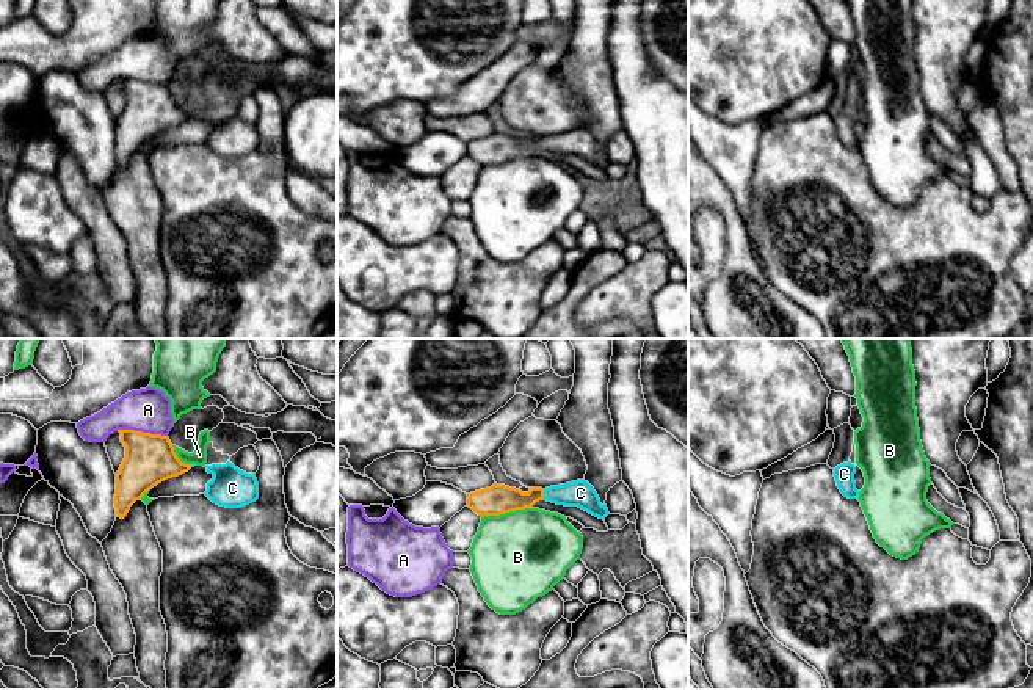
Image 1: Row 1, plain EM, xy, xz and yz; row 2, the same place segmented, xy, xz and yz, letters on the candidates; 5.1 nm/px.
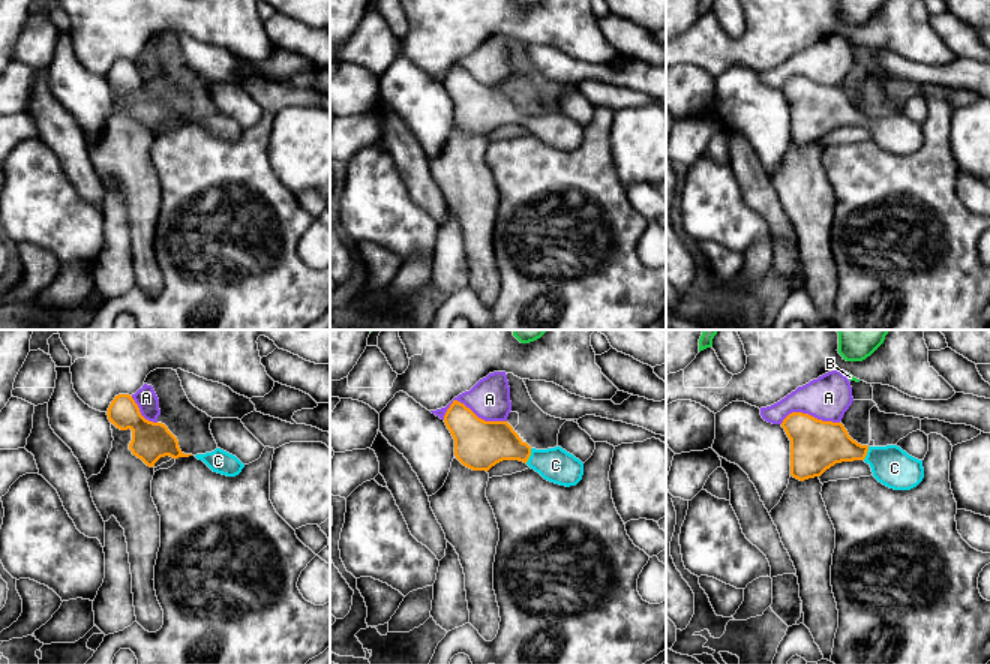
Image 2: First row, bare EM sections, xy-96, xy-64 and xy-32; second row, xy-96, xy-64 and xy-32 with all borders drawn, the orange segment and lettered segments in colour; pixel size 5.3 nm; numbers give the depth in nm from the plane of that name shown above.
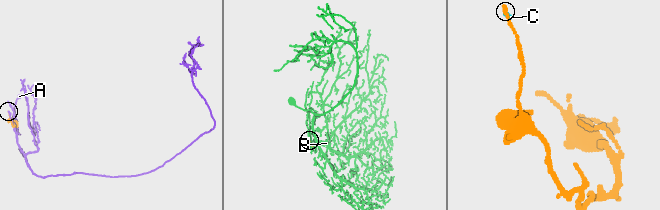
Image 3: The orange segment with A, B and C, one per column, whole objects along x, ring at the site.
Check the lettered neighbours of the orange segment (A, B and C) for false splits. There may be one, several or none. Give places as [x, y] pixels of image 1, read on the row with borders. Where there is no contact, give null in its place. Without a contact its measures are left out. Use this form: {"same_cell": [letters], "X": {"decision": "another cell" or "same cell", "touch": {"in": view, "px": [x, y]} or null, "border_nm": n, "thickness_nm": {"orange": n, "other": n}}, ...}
{"same_cell": ["C"], "A": {"decision": "another cell", "touch": {"in": "xy", "px": [141, 432]}, "border_nm": 260, "thickness_nm": {"orange": 260, "other": 220}}, "B": {"decision": "another cell", "touch": {"in": "xz", "px": [505, 512]}, "border_nm": 260, "thickness_nm": {"orange": 160, "other": 460}}, "C": {"decision": "same cell", "touch": {"in": "xz", "px": [543, 494]}, "border_nm": 60, "thickness_nm": {"orange": 160, "other": 140}}}

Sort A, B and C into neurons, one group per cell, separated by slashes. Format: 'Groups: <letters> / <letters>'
Groups: A / B / C

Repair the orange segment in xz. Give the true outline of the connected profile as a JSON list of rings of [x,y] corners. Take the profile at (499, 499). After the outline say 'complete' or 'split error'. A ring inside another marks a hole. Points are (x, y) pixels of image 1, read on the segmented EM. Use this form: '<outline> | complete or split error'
[[[585,480],[545,489],[530,488],[528,492],[495,483],[491,488],[467,494],[467,507],[481,518],[531,508],[539,500],[564,507],[578,507],[599,519],[605,519],[610,514],[607,505],[600,503],[594,488]]] | split error

